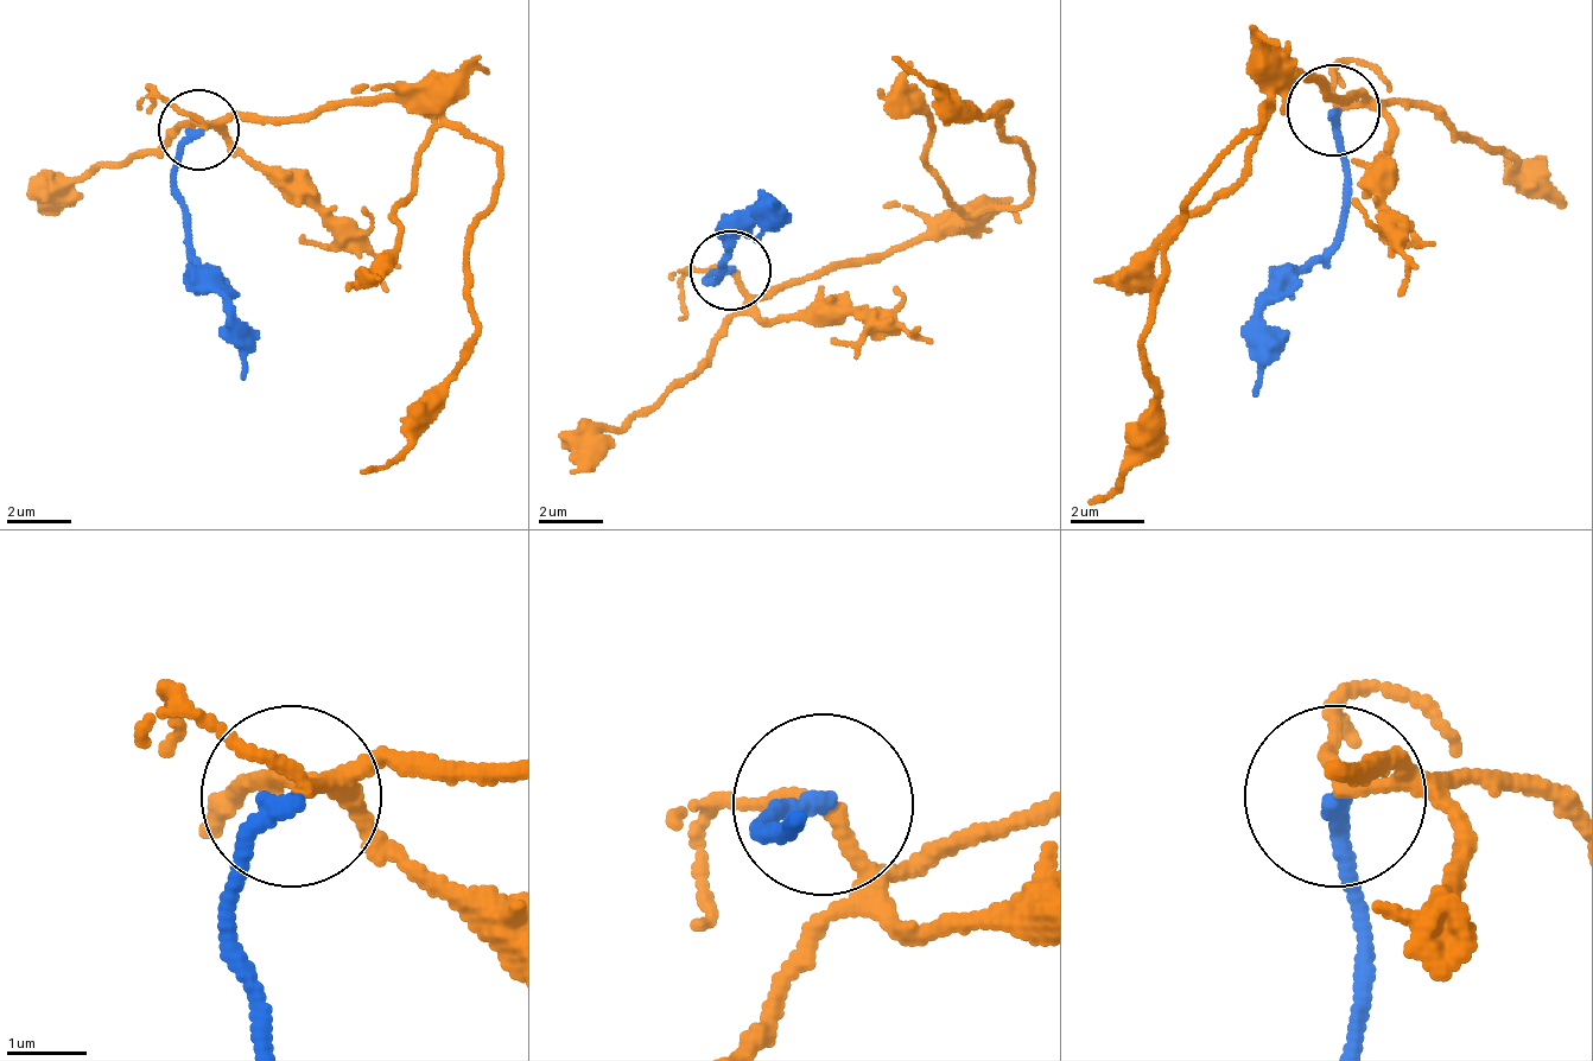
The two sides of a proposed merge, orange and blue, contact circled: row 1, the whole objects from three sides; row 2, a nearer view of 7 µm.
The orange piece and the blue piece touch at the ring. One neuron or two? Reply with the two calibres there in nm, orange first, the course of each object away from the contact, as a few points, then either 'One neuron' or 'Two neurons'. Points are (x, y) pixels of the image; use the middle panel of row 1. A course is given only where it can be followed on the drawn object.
Thickness 120 nm (orange) against 240 nm. Course of orange: (729, 272), (753, 297), (776, 297), (1026, 199), (1034, 167), (1002, 127), (1002, 103), (962, 112), (889, 55). Course of blue: (729, 272), (704, 280), (712, 280), (776, 199). One neuron

